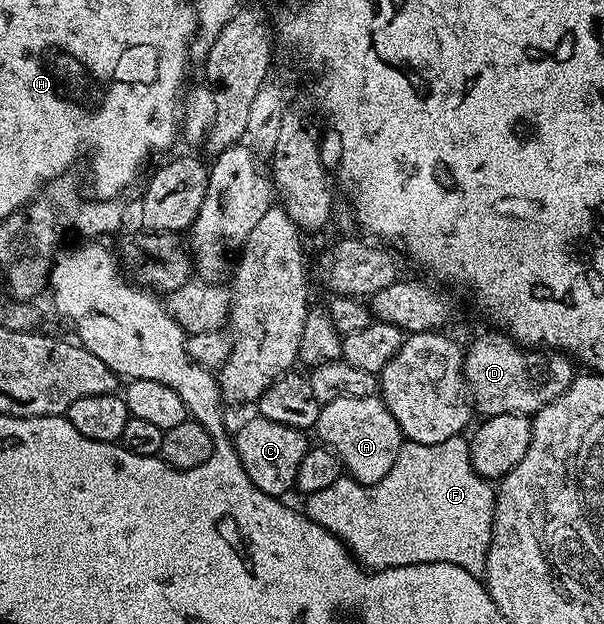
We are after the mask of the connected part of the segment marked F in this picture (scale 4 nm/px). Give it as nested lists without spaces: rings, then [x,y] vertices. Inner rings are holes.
[[[464,436],[447,439],[447,443],[402,444],[395,459],[395,467],[374,485],[360,485],[343,475],[331,487],[315,491],[304,498],[305,516],[319,523],[330,533],[337,534],[349,547],[349,552],[370,570],[394,569],[419,563],[455,563],[467,571],[484,574],[493,538],[495,489],[475,471],[469,454],[469,443]]]

